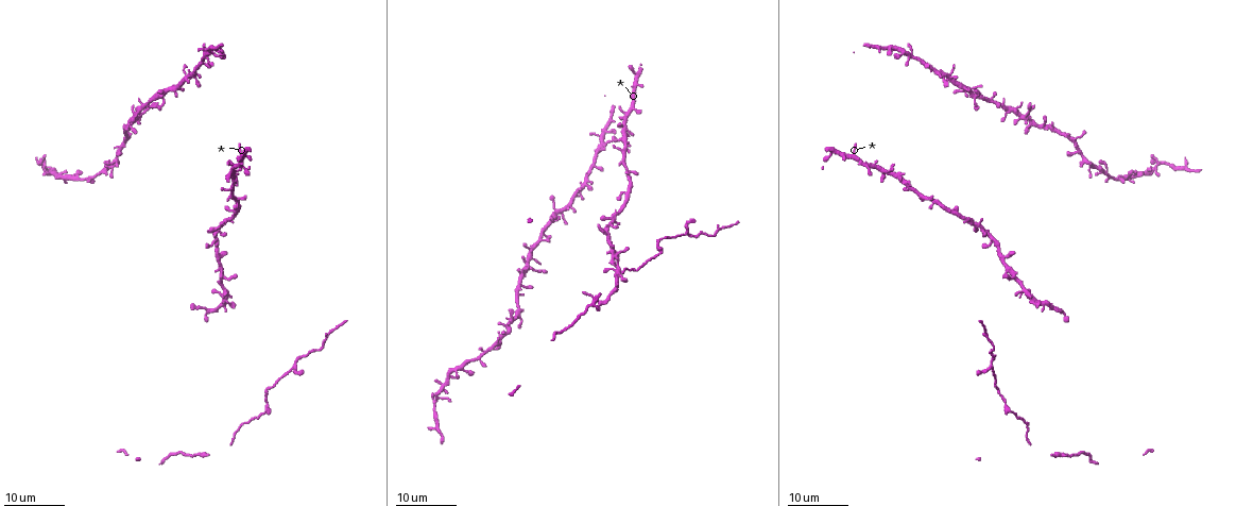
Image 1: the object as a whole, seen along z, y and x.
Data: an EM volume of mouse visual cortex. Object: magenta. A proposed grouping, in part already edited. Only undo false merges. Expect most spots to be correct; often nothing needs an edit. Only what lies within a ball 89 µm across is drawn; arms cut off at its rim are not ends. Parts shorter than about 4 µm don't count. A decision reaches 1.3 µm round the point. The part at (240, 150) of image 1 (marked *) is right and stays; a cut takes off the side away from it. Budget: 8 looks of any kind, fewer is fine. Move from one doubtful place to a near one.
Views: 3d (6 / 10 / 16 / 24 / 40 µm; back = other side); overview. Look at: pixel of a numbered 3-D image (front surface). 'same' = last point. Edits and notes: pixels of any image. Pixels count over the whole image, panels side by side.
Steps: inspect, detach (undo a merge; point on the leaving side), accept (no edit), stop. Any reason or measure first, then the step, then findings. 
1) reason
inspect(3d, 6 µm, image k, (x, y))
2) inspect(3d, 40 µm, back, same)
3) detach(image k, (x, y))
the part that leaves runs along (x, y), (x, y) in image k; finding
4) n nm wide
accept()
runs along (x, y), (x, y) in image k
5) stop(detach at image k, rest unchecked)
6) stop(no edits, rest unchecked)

side arm on a straight run
inspect(3d, 16 µm, image 1, (635, 95))

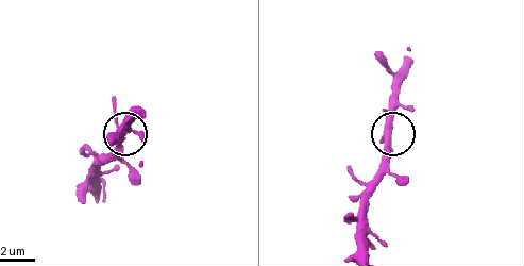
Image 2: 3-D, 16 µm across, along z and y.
inspect(3d, 10 µm, image 2, (387, 137))

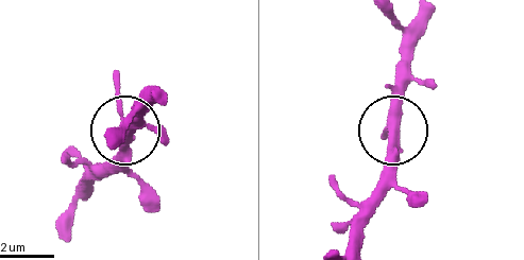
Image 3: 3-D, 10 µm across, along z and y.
3 arms
accept()
one cell here

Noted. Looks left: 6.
three-way junction
inspect(3d, 24 µm, image 1, (223, 302))

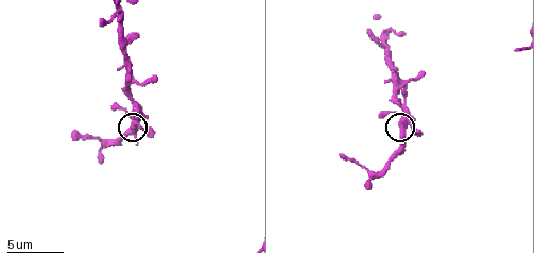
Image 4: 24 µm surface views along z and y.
zoom in
inspect(3d, 6 µm, image 4, (135, 123))

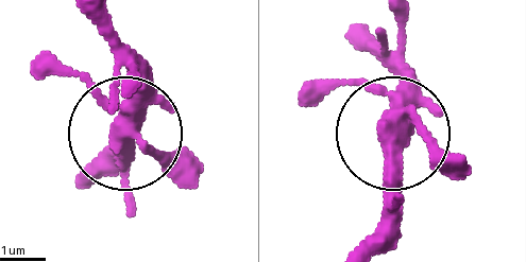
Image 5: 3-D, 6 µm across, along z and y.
accept()
runs along (365, 32), (399, 85), (394, 126), (463, 160) in image 5; continuous, no second cell

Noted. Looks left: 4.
thin arm on a thick one
inspect(3d, 24 µm, image 1, (1024, 118))

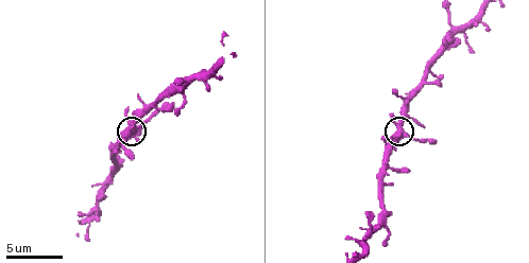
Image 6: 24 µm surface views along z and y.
closer look
inspect(3d, 6 µm, image 6, (134, 131))

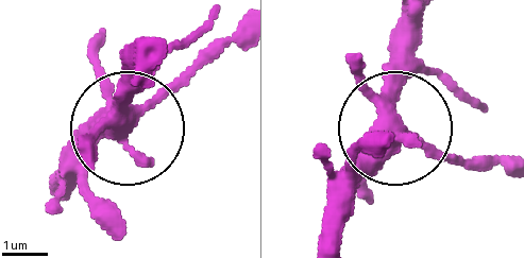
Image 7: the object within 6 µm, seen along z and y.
accept()
runs along (419, 22), (400, 121), (441, 152), (494, 159) in image 7; one cell here

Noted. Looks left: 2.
sudden change in width
inspect(3d, 24 µm, image 1, (1184, 168))

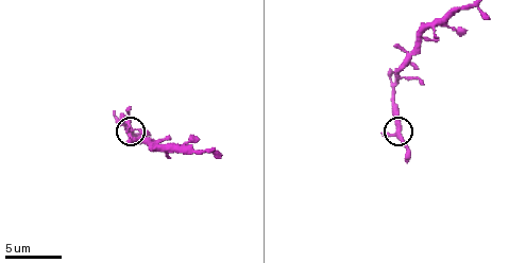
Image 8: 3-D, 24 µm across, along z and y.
inspect(3d, 6 µm, image 8, (400, 127))

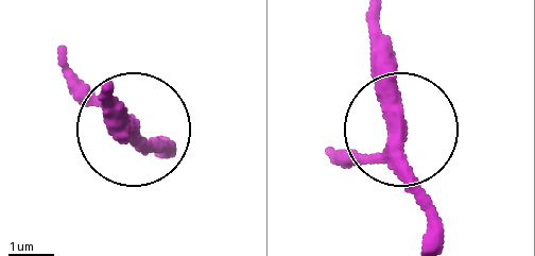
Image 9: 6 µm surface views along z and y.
330 nm wide
accept()
runs along (380, 21), (426, 239) in image 9; all the same cell

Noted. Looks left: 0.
stop(no edits, rest unchecked)

